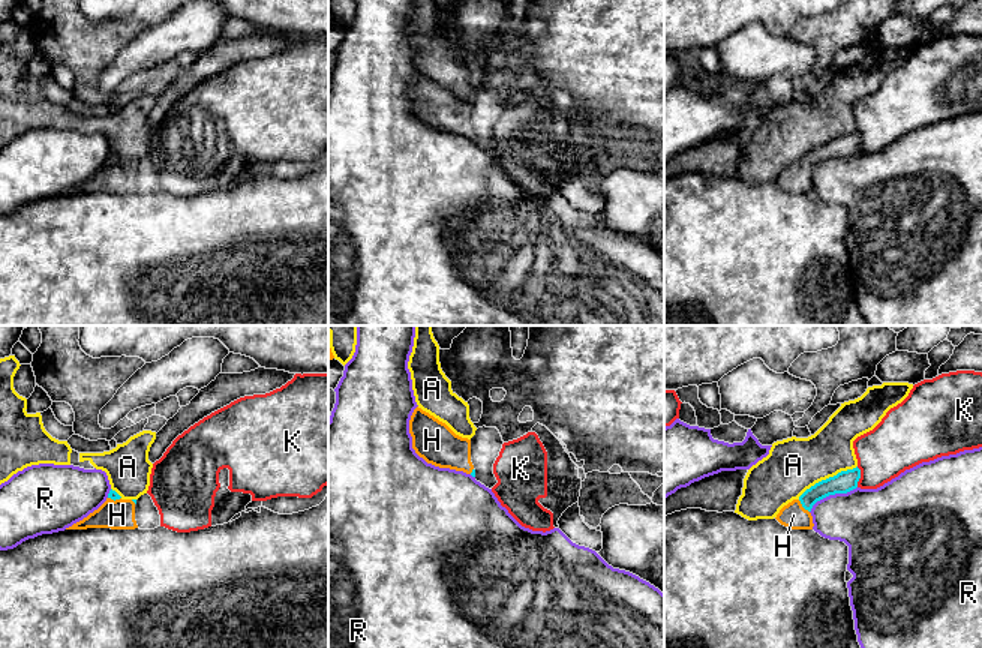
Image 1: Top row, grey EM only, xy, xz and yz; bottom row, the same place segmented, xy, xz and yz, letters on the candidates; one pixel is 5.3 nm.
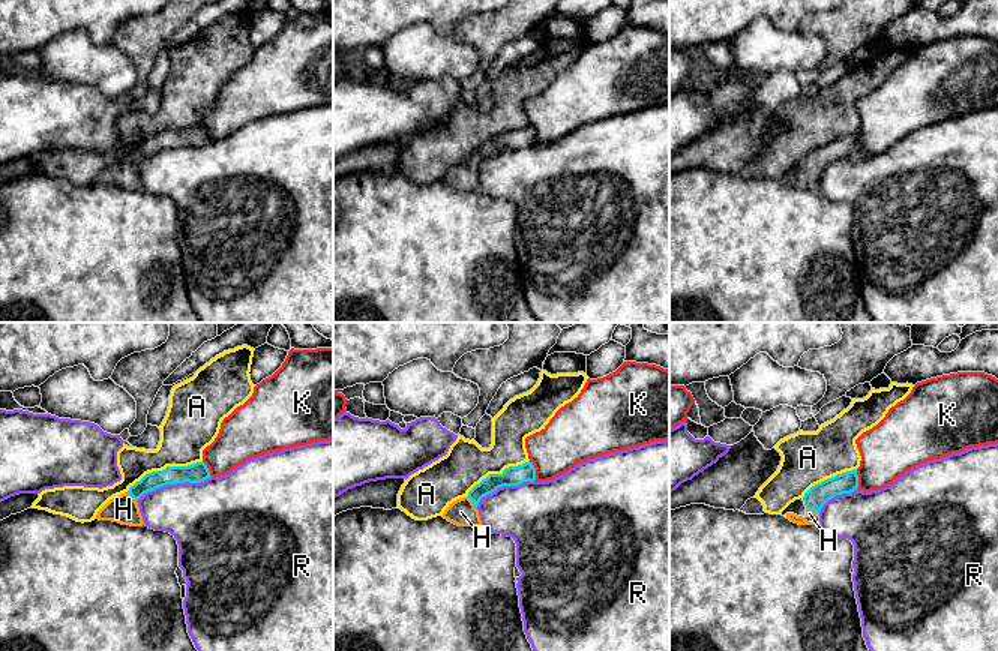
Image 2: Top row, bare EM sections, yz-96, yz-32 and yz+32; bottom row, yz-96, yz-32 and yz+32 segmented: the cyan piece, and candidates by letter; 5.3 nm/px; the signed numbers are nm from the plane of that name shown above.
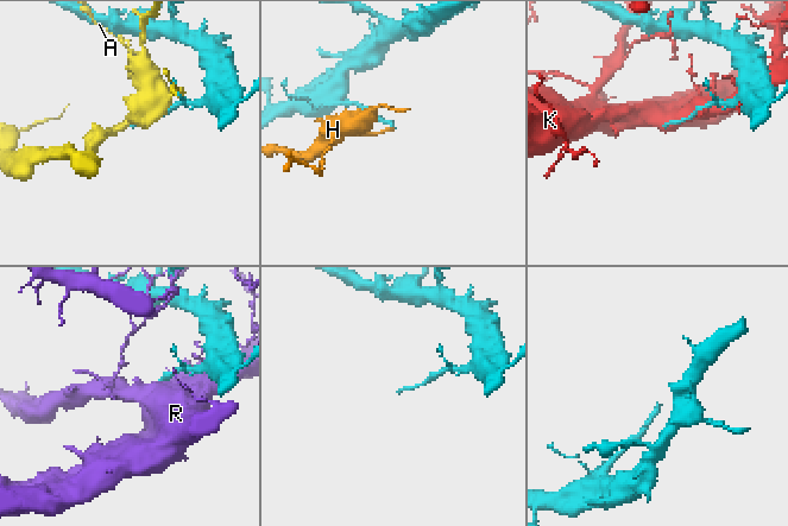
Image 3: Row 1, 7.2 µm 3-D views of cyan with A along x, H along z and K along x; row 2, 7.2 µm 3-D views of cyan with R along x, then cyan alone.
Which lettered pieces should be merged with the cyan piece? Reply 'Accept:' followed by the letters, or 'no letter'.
Accept: H

